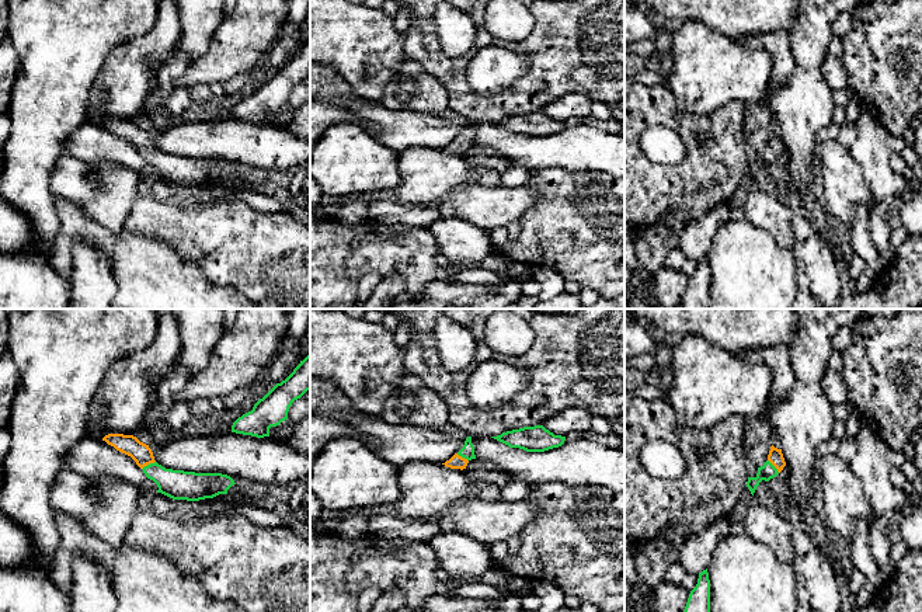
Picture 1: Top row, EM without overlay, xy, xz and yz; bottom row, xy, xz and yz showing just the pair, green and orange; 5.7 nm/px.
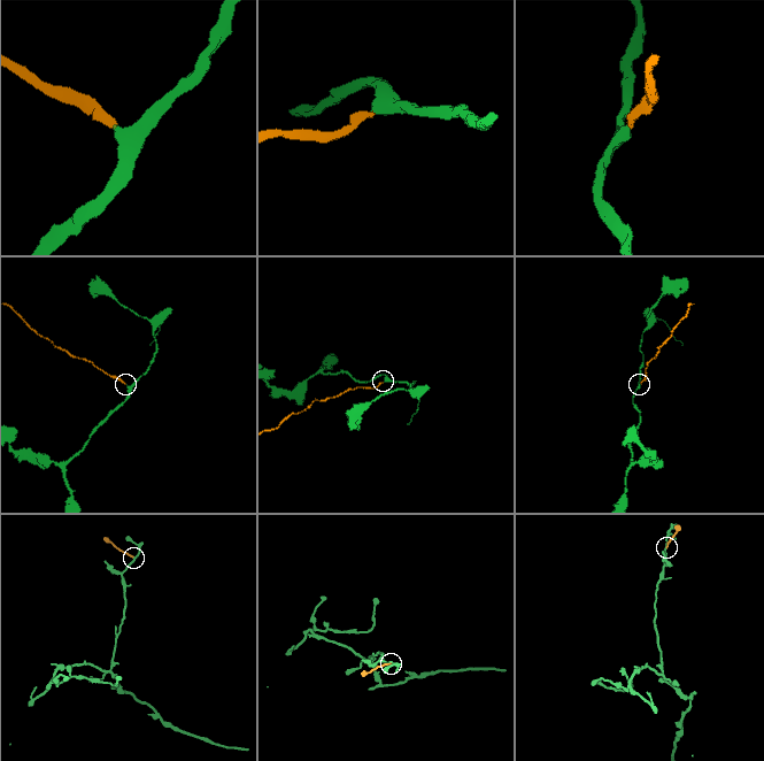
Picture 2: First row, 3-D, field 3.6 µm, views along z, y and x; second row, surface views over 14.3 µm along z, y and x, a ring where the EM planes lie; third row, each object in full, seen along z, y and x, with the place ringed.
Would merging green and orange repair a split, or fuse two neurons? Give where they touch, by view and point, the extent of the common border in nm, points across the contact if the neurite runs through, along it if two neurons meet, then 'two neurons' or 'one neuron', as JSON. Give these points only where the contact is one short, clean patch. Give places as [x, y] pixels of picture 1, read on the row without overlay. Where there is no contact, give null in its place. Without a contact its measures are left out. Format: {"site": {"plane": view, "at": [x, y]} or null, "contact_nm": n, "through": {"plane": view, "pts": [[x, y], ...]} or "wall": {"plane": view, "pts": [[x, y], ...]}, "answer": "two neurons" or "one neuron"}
{"site": {"plane": "xy", "at": [148, 150]}, "contact_nm": 90, "through": {"plane": "xy", "pts": [[177, 170], [170, 169], [148, 150], [129, 131]]}, "answer": "one neuron"}

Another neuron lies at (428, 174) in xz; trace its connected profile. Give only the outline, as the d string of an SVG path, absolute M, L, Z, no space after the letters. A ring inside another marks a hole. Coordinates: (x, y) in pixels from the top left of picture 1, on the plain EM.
M428 146L401 150L397 167L401 182L394 192L399 202L408 205L439 204L474 178L463 156Z

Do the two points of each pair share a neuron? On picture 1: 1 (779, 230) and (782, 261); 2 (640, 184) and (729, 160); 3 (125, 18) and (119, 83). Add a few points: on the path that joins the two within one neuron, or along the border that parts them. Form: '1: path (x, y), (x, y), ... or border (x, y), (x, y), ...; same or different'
1: border (755, 226), (766, 230), (782, 247), (792, 251); different
2: path (663, 184), (670, 180), (703, 180), (706, 177); same
3: border (152, 27), (121, 42), (101, 68); different

